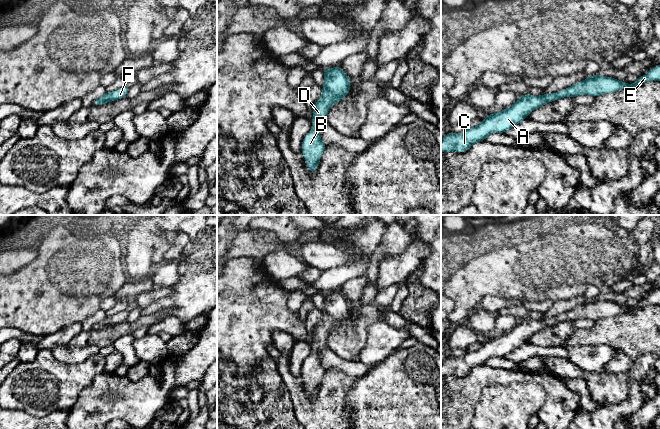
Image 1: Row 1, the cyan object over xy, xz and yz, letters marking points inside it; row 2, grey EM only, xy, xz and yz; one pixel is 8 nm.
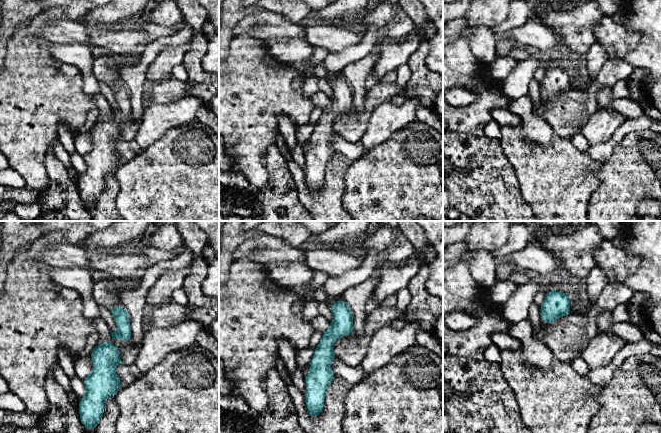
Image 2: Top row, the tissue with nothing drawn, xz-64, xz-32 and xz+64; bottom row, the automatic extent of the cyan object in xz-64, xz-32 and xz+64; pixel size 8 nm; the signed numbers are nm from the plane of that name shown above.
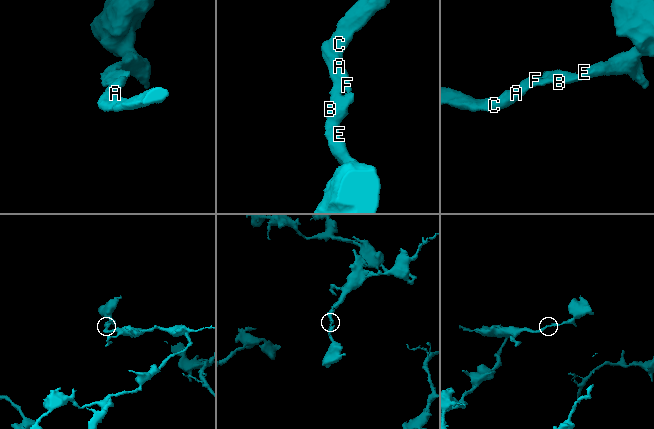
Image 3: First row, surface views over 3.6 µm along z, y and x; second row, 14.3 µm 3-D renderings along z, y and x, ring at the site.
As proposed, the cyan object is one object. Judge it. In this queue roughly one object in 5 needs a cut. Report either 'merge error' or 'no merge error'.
no merge error

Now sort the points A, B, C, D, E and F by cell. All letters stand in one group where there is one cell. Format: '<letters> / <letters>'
A B C D E F

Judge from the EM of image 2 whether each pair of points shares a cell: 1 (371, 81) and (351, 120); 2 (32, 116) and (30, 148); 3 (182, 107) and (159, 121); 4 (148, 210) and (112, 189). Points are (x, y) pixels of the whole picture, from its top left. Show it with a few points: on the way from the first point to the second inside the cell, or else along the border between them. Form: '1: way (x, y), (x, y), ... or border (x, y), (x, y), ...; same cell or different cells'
1: border (378, 83), (367, 89); different cells
2: way (34, 124), (35, 126), (30, 131), (30, 140); same cell
3: way (176, 113), (165, 117); same cell
4: border (114, 172), (118, 185), (118, 210); different cells

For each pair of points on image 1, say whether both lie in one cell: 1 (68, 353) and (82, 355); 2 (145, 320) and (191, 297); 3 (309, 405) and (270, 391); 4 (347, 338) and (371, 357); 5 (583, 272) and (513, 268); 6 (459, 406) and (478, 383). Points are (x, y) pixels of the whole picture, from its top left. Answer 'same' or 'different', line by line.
1: same
2: different
3: different
4: different
5: same
6: same

